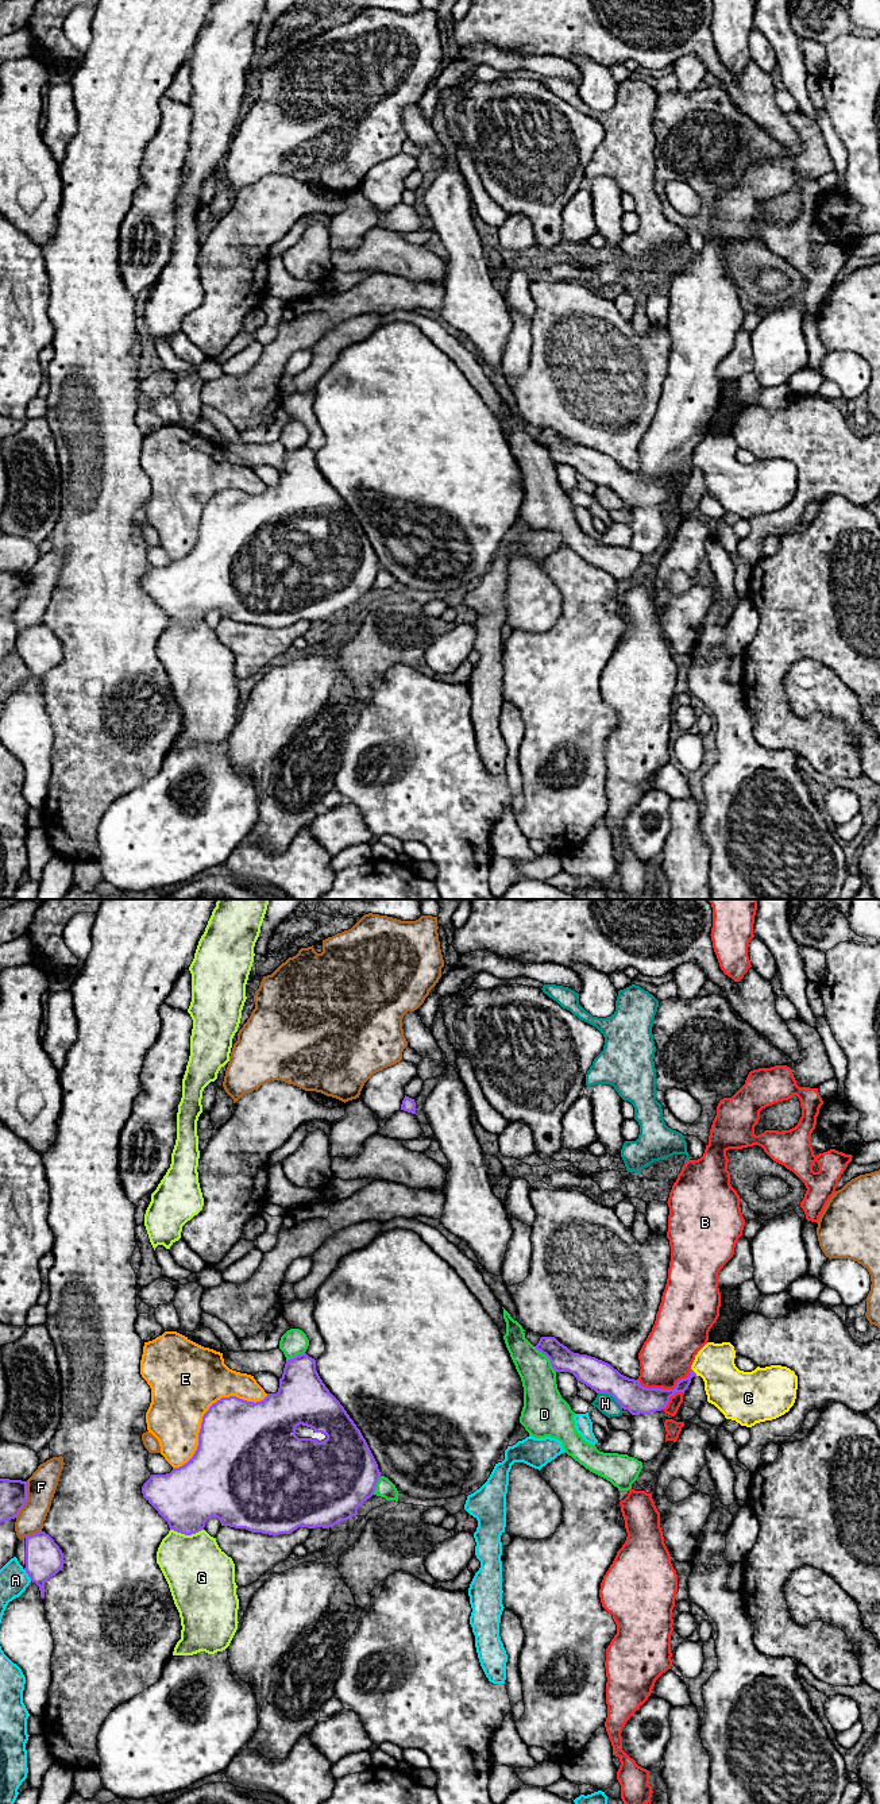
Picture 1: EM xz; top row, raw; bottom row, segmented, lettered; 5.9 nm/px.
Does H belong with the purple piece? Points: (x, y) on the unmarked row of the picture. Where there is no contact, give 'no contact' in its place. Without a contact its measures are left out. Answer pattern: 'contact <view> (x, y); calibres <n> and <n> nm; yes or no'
contact xz (612, 488); calibres 180 and 110 nm; no

